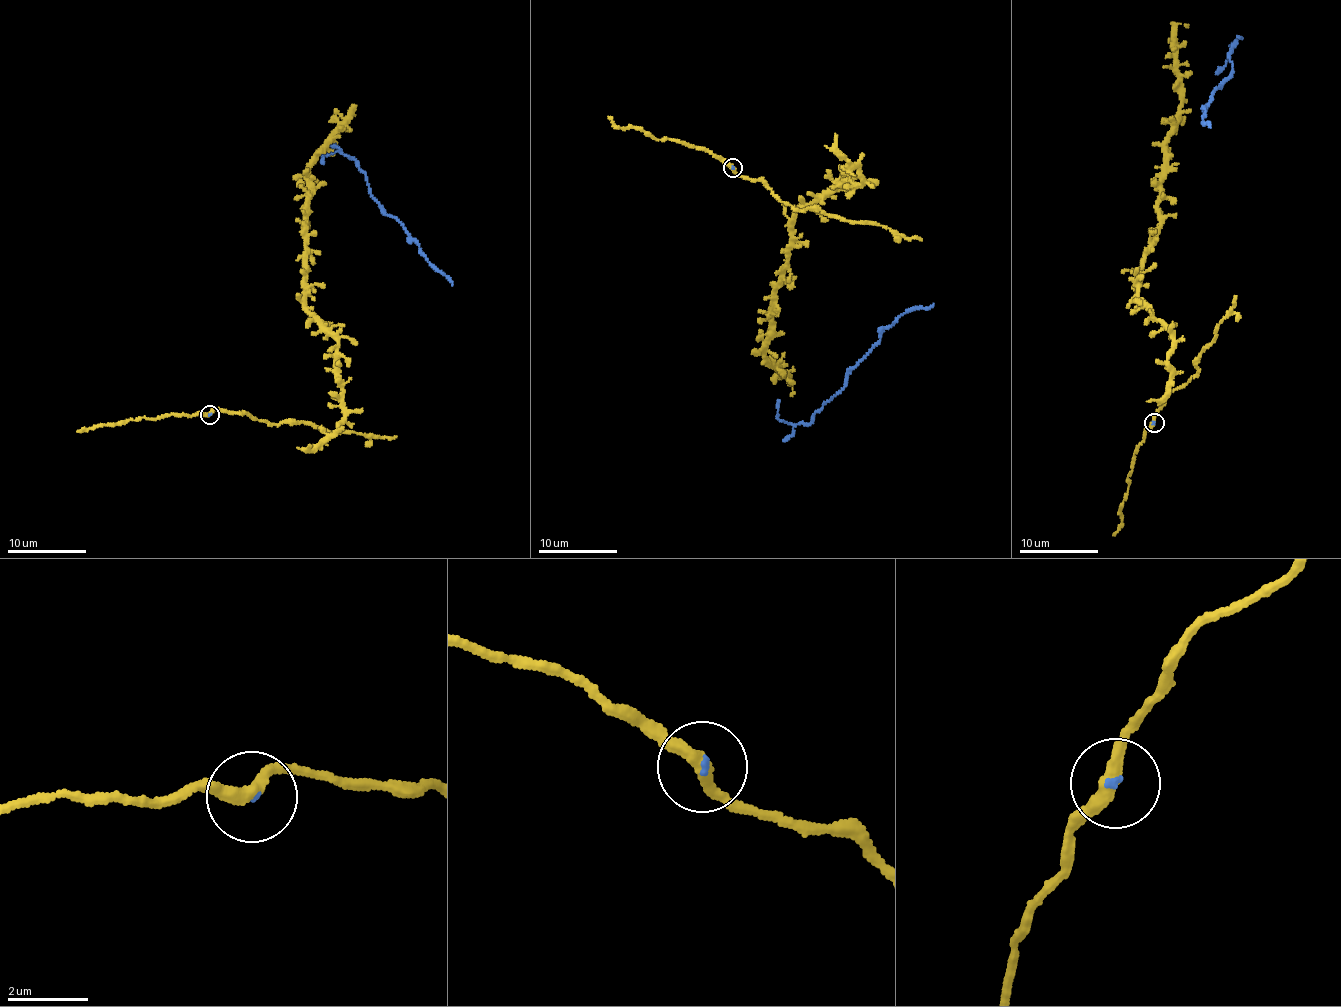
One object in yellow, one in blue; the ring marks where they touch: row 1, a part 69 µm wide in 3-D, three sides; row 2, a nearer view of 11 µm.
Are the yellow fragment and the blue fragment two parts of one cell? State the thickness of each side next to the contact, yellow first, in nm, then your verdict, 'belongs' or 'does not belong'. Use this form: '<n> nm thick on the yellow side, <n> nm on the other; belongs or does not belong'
320 nm thick on the yellow side, 70 nm on the other; belongs

